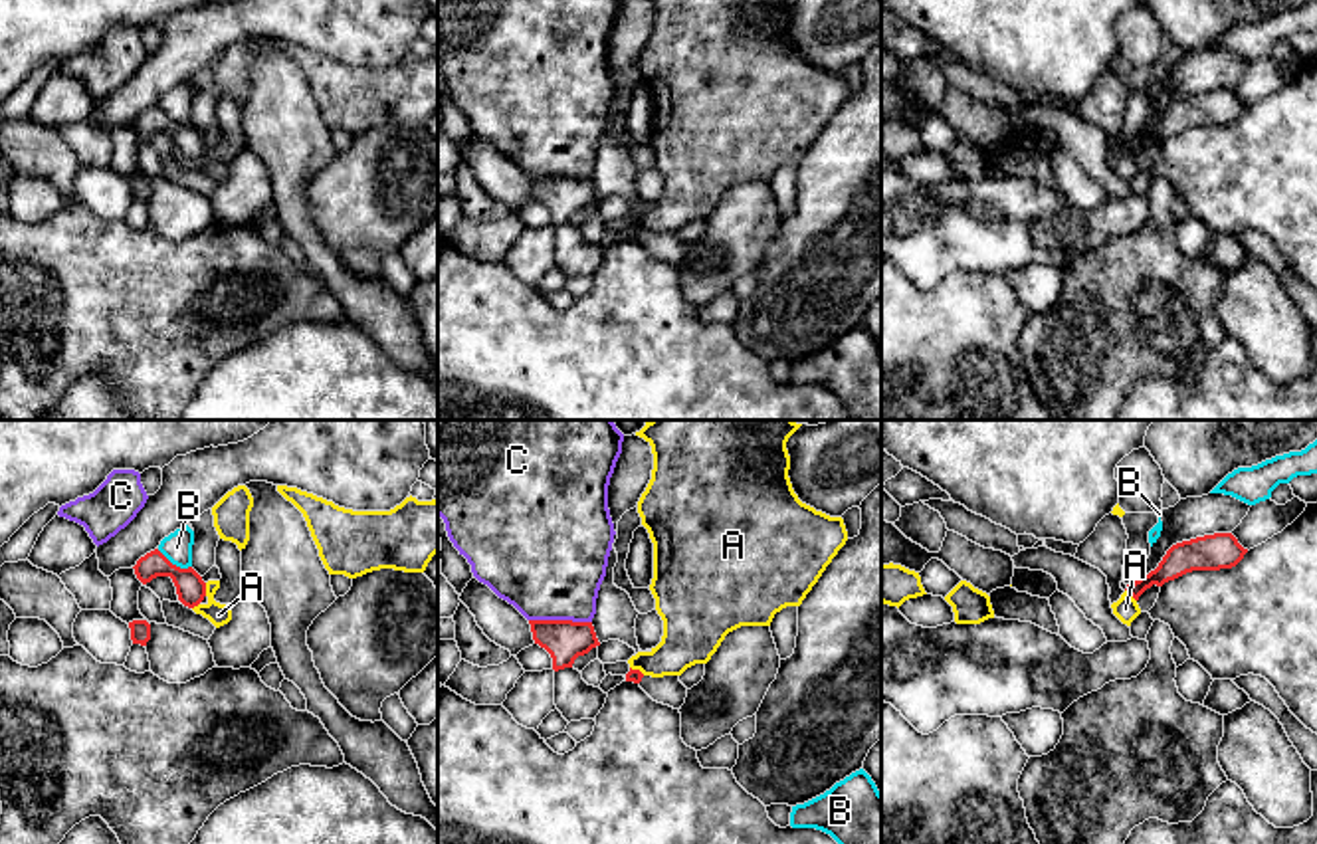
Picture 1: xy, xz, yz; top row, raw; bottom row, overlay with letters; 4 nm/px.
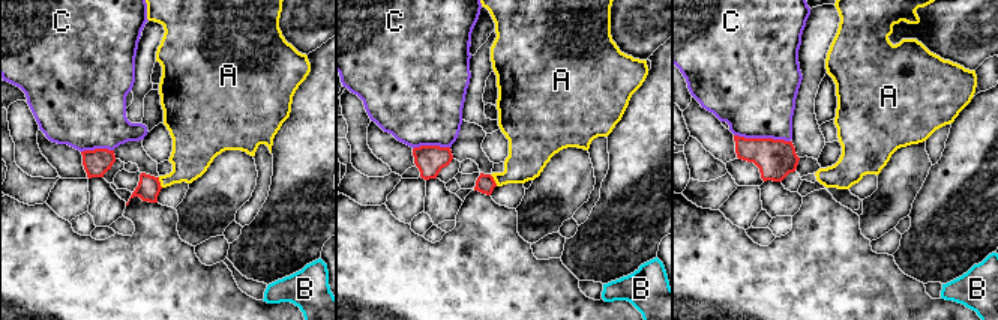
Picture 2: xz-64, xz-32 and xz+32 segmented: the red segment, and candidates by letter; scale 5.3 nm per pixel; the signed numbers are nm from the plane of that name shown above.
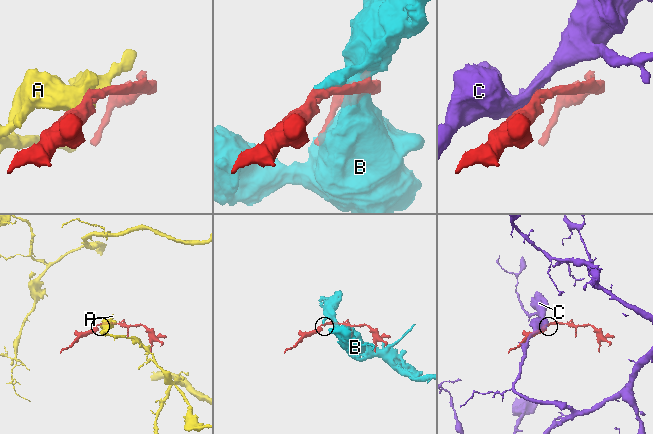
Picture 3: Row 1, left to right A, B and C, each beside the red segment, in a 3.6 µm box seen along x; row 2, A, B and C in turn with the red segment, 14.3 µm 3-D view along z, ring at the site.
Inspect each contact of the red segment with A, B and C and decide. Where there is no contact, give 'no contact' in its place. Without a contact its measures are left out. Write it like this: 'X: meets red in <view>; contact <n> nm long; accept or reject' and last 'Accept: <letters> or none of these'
A: meets red in xy; contact 60 nm long; reject
B: meets red in xy; contact 160 nm long; reject
C: meets red in xz; contact 260 nm long; reject
Accept: none of these

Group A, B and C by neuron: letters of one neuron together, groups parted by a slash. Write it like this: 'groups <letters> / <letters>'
groups A / B / C

